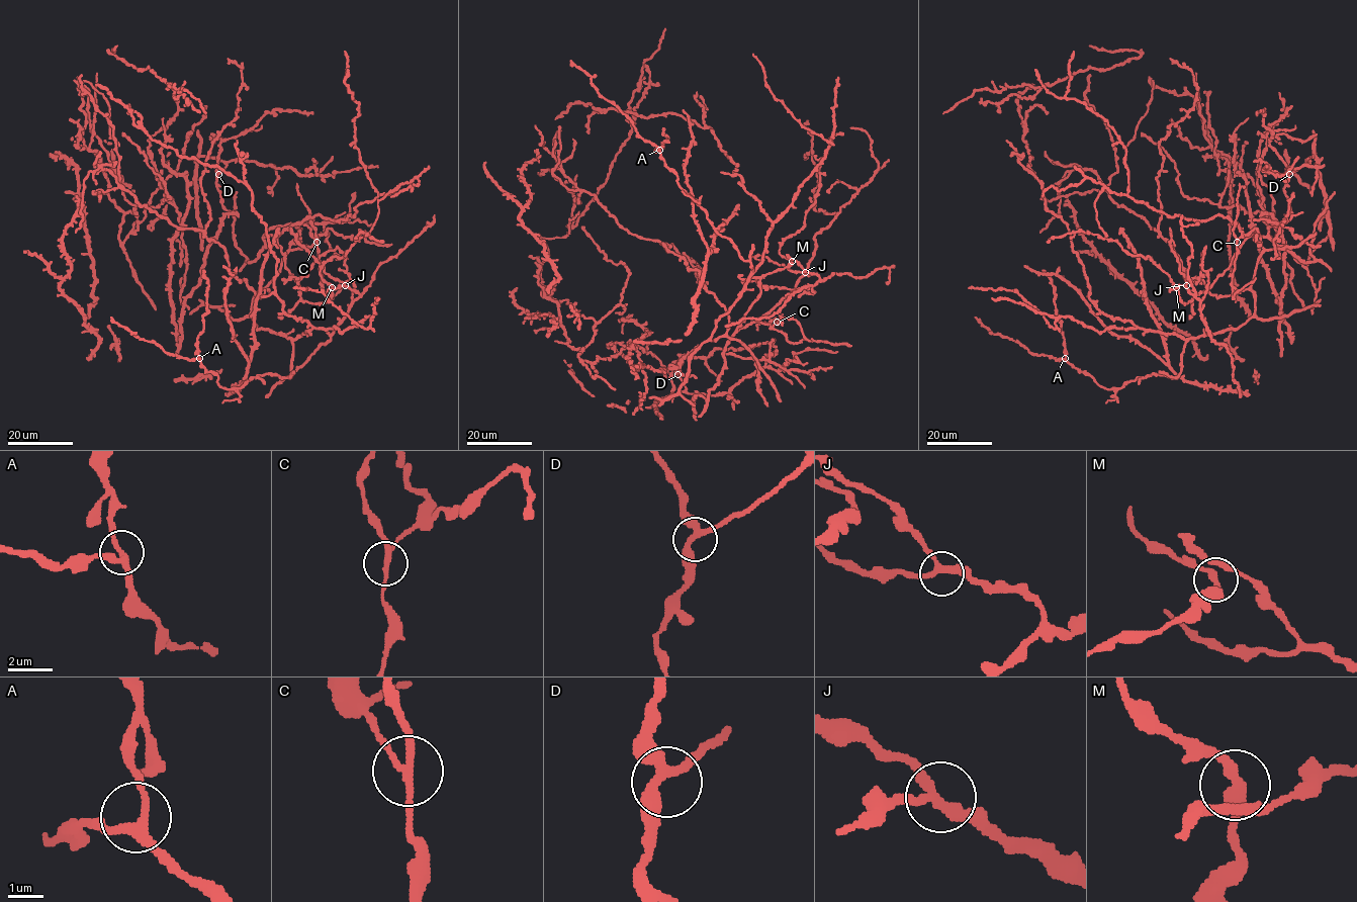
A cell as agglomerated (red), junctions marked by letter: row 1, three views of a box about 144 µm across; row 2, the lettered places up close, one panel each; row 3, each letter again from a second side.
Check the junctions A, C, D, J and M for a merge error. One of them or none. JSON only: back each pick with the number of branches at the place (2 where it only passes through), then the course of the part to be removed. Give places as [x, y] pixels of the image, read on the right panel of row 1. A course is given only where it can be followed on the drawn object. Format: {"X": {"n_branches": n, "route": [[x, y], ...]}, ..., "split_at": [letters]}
{"C": {"n_branches": 3, "route": [[1236, 242], [1237, 256], [1232, 278], [1233, 295], [1256, 278]]}, "split_at": ["C"]}

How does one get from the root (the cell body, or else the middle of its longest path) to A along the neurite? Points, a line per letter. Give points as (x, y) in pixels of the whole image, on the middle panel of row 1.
A: (654, 240), (698, 271), (728, 314), (724, 335), (711, 340), (751, 263), (717, 233), (659, 150)

